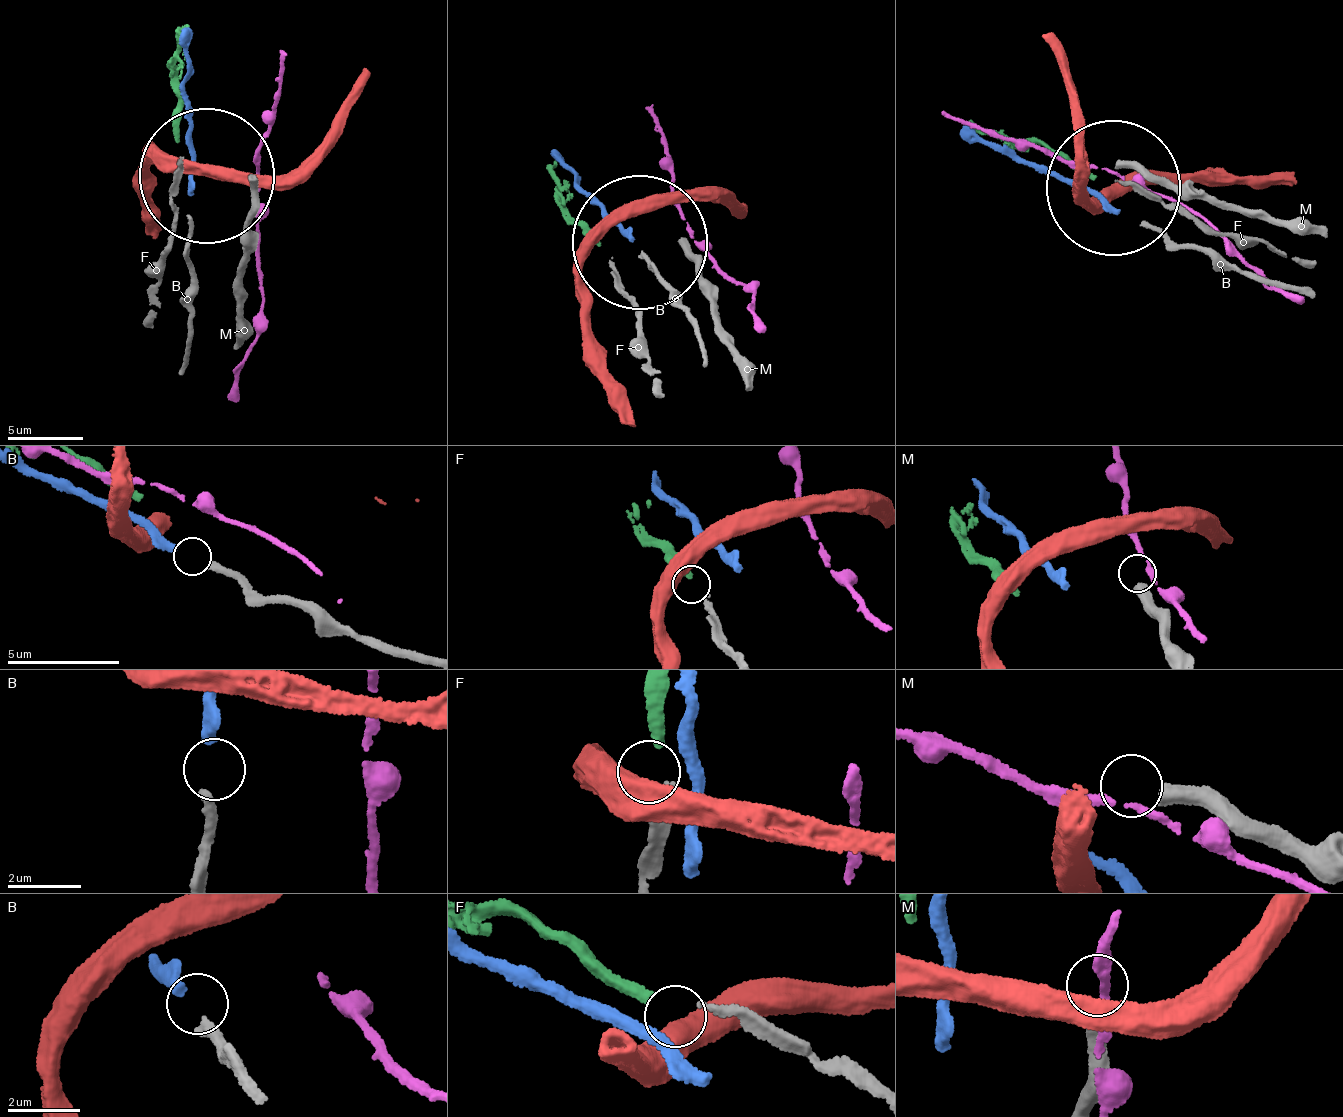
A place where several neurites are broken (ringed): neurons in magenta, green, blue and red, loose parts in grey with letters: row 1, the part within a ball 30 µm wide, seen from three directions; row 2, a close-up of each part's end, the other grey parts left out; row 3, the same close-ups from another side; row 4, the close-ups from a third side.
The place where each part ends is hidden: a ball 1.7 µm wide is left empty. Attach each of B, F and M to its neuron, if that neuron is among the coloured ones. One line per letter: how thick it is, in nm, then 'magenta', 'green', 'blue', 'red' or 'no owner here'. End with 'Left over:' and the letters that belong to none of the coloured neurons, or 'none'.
B: 320 nm | blue
F: 220 nm | green
M: 480 nm | no owner here
Left over: M

